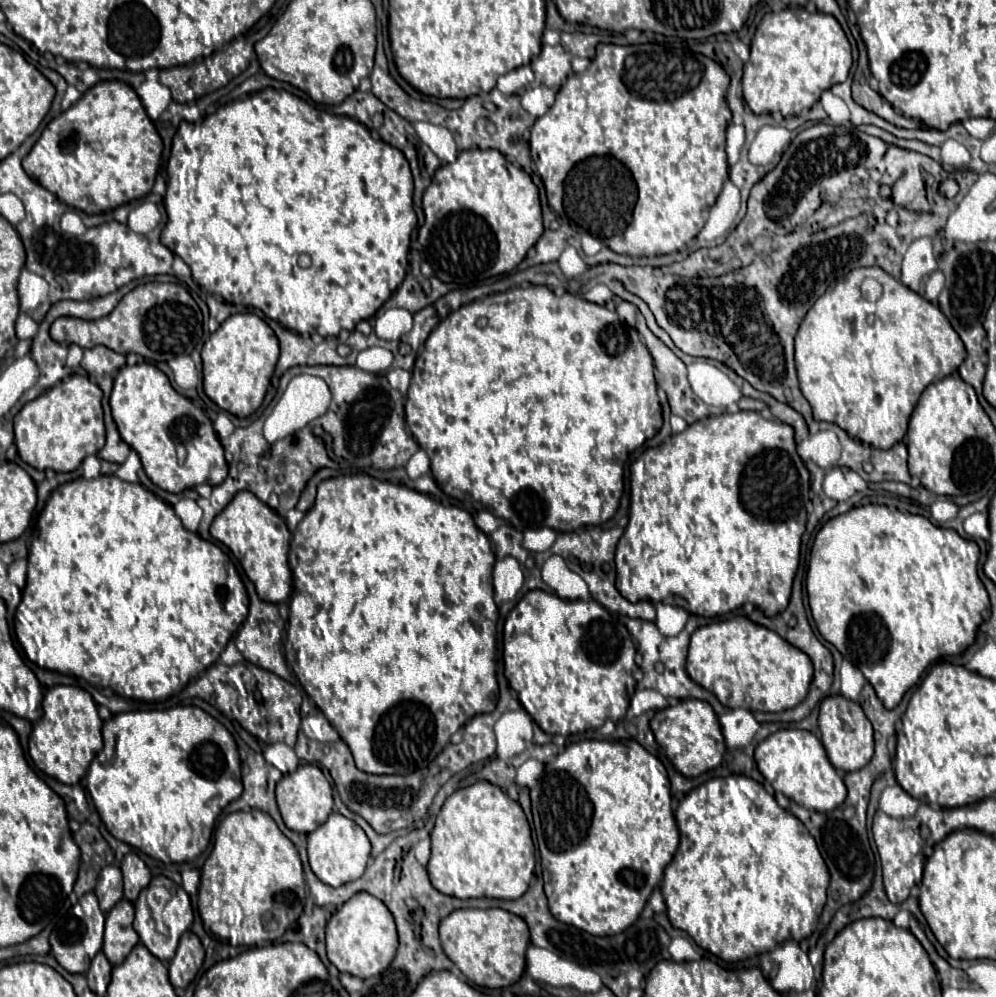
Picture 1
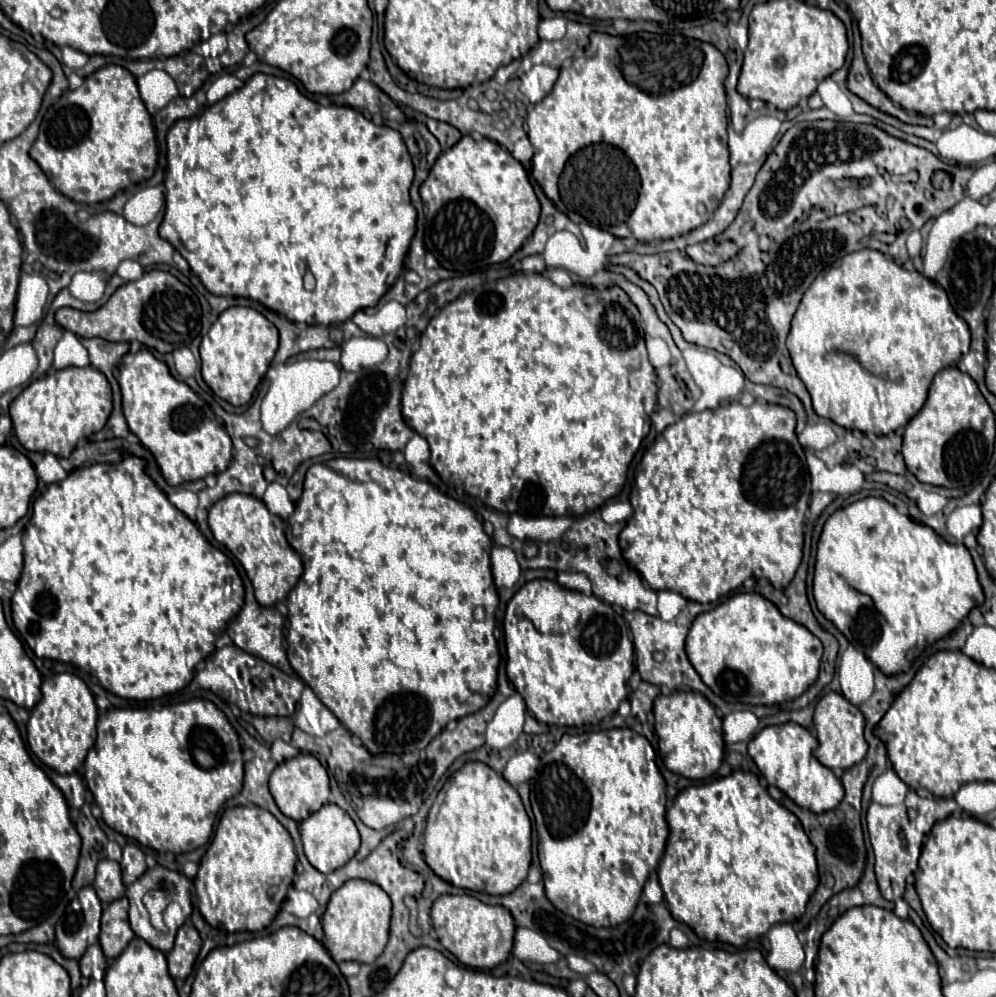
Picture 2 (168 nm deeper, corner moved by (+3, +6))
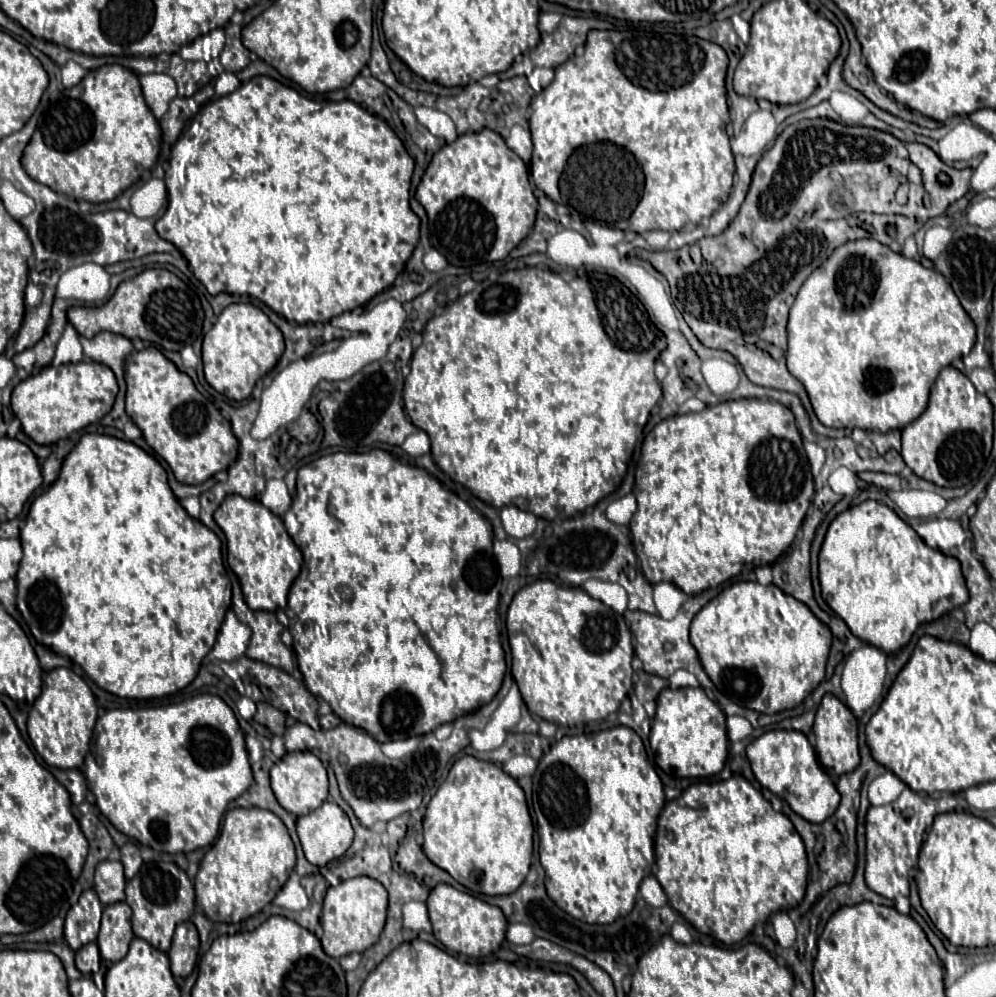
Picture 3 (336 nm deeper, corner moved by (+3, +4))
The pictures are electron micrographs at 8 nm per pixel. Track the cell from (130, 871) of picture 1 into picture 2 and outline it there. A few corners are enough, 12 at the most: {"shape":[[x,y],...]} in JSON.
{"shape":[[134,843],[124,847],[122,879],[134,883],[146,871],[144,853]]}

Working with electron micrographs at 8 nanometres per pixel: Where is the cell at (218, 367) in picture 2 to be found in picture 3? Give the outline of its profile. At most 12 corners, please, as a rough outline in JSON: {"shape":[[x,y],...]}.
{"shape":[[234,303],[202,346],[206,381],[244,401],[284,351],[258,307]]}

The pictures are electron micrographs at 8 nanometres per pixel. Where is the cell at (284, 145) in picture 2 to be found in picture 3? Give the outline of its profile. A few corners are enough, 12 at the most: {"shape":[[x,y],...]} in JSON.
{"shape":[[270,77],[172,145],[210,295],[330,321],[418,243],[414,159]]}

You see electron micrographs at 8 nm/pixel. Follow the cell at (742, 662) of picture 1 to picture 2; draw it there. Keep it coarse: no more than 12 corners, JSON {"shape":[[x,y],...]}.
{"shape":[[758,593],[700,613],[686,653],[724,701],[778,705],[822,643]]}

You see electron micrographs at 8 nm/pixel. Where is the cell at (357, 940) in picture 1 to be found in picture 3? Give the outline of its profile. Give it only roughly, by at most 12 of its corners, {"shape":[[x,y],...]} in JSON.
{"shape":[[370,877],[330,887],[322,947],[364,953],[384,931],[388,891]]}

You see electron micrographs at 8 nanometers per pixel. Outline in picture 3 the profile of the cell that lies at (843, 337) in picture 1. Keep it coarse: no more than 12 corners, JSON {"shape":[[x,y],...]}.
{"shape":[[840,245],[790,307],[822,425],[918,419],[976,327],[938,271]]}

